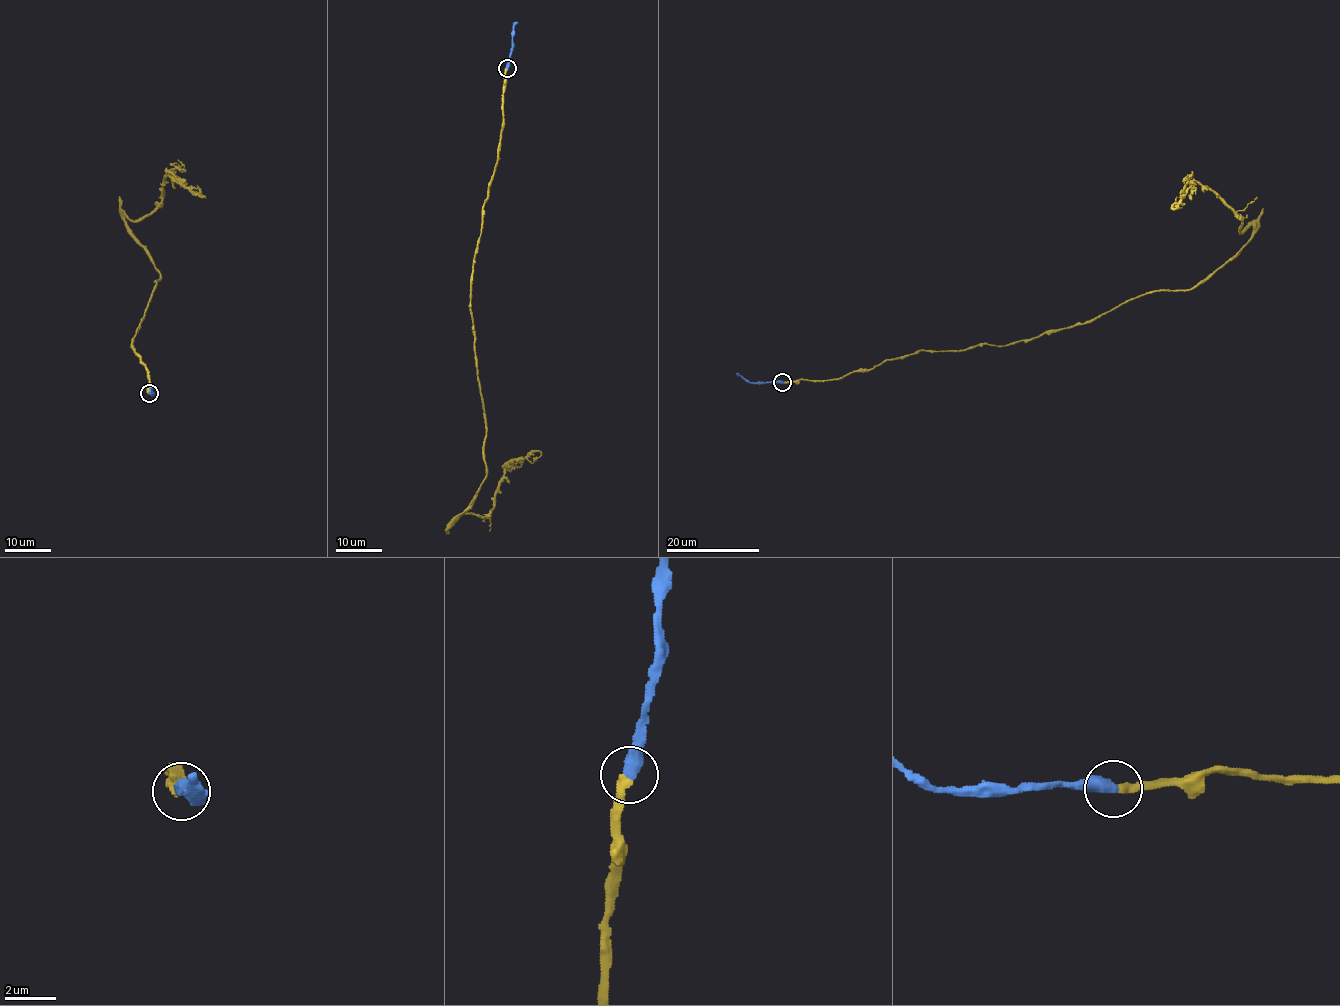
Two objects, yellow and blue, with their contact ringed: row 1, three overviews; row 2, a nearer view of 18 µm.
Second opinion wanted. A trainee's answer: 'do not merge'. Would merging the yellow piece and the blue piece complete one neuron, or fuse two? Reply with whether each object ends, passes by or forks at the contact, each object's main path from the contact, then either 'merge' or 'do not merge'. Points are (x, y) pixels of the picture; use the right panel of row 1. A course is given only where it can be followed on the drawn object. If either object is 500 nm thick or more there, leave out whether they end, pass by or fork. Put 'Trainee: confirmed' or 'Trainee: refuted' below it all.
yellow runs (782, 382), (1014, 344), (1152, 291), (1191, 290), (1253, 227), (1239, 232), (1197, 182), (1176, 207); blue runs (782, 382), (747, 382), (736, 373); merge
Trainee: refuted

